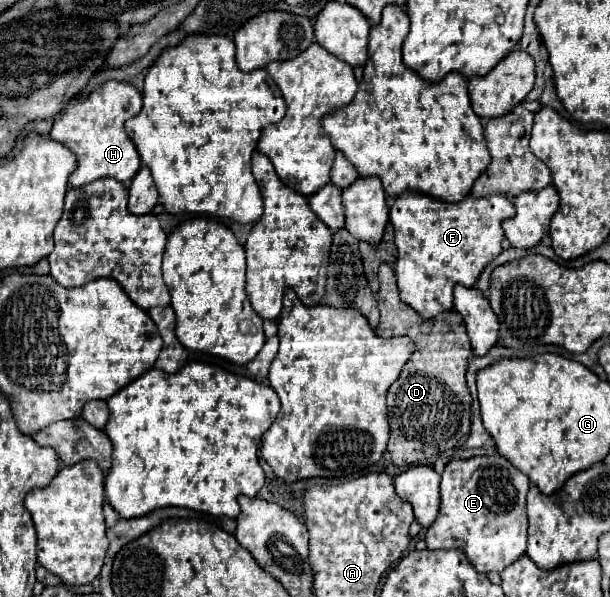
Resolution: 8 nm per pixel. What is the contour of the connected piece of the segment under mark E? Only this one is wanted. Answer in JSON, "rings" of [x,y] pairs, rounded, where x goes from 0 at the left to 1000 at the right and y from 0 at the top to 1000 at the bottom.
{"rings":[[[820,760],[807,764],[777,764],[767,771],[738,771],[725,791],[721,827],[725,844],[718,868],[698,891],[702,921],[754,921],[764,928],[767,941],[784,958],[820,958],[826,948],[836,948],[846,931],[862,925],[862,827],[869,817],[869,804],[859,791],[852,791],[839,774],[833,774]]]}

